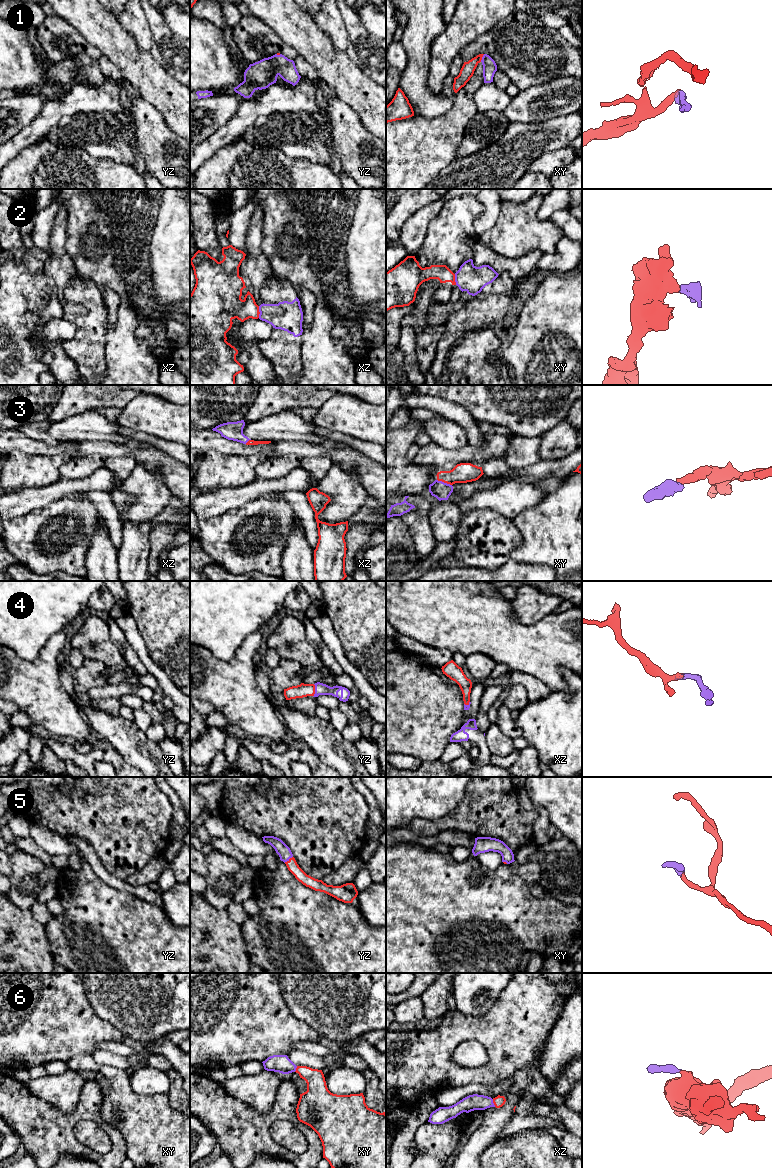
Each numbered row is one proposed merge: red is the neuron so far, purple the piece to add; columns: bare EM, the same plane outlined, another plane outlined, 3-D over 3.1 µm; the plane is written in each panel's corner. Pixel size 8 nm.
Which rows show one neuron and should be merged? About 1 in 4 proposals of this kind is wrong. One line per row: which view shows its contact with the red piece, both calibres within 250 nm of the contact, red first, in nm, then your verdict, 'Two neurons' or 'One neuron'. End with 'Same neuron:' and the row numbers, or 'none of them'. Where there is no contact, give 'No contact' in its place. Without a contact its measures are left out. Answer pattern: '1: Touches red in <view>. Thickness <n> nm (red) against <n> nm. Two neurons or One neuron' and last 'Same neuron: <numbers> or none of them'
1: Touches red in xy. Thickness 110 nm (red) against 110 nm. One neuron
2: Touches red in xz. Thickness 220 nm (red) against 240 nm. Two neurons
3: Touches red in xy. Thickness 160 nm (red) against 140 nm. One neuron
4: Touches red in yz. Thickness 110 nm (red) against 100 nm. One neuron
5: Touches red in yz. Thickness 90 nm (red) against 110 nm. One neuron
6: Touches red in xz. Thickness 90 nm (red) against 130 nm. One neuron
Same neuron: 1, 3, 4, 5, 6

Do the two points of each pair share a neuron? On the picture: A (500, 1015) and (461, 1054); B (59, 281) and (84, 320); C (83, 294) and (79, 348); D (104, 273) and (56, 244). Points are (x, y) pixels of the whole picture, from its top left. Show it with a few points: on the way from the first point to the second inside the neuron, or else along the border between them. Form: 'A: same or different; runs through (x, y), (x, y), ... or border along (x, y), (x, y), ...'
A: different; border along (454, 1048), (462, 1041), (477, 1040), (489, 1059)
B: different; border along (77, 273), (64, 291), (66, 303), (63, 306)
C: same; runs through (89, 307), (91, 309), (91, 335)
D: different; border along (65, 225), (65, 250), (73, 260), (76, 270)

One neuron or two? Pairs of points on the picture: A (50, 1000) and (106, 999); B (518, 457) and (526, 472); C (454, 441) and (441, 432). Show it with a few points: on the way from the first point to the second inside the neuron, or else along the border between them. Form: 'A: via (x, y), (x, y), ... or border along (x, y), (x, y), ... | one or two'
A: border along (82, 983), (83, 990), (92, 1009), (101, 1018) | two
B: border along (541, 459), (528, 466), (512, 469) | two
C: via (451, 438), (444, 432) | one

